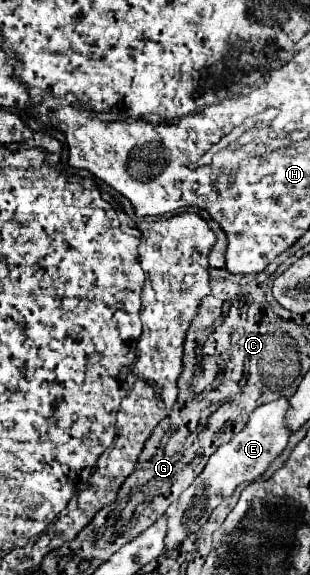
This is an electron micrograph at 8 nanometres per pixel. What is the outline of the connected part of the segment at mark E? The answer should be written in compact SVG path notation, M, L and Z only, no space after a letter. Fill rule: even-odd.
M280 397L272 403L260 405L258 409L252 411L246 427L240 433L236 433L236 437L232 437L228 443L220 445L220 449L216 449L214 455L210 455L204 471L182 493L182 497L178 497L166 509L166 513L170 515L168 533L166 533L168 549L178 547L190 533L198 531L208 521L210 513L226 497L230 497L240 483L252 483L254 479L258 479L268 469L268 465L284 451L290 437L290 431L286 429L288 405L290 405L290 397Z

